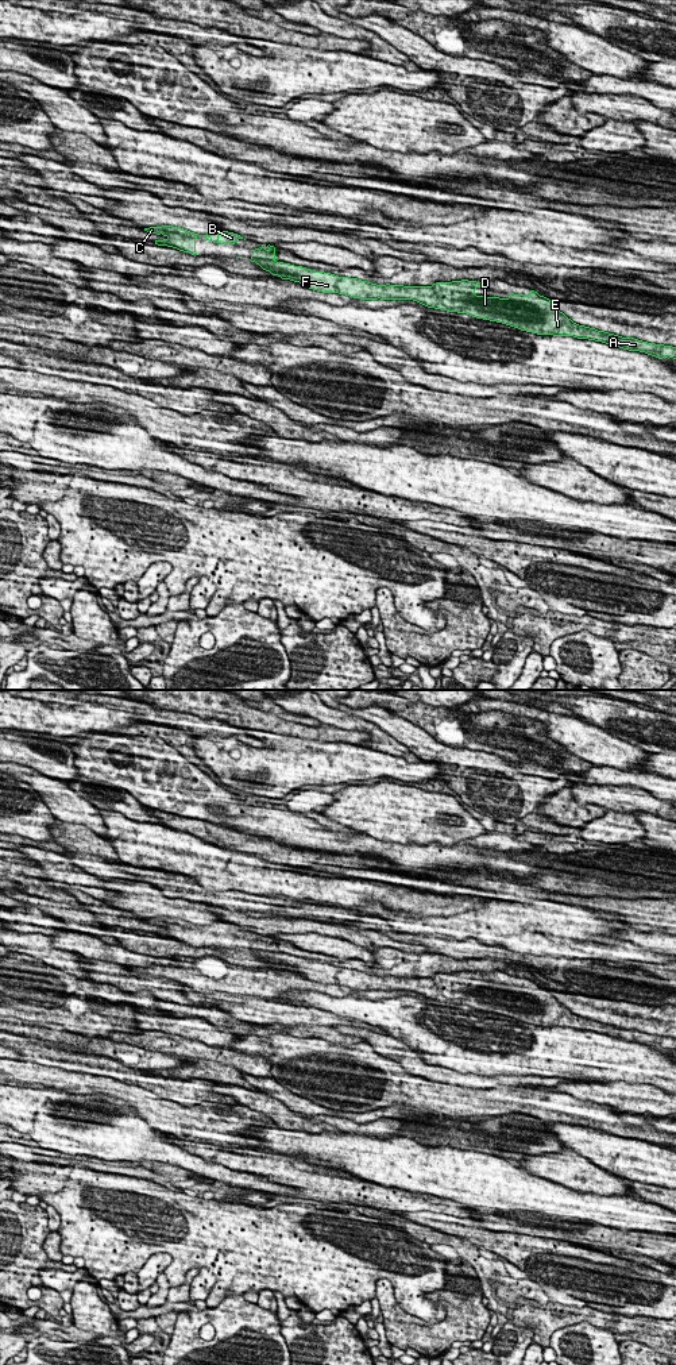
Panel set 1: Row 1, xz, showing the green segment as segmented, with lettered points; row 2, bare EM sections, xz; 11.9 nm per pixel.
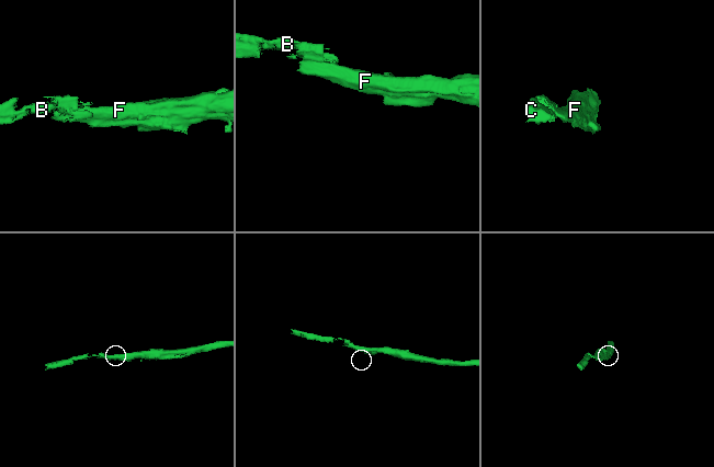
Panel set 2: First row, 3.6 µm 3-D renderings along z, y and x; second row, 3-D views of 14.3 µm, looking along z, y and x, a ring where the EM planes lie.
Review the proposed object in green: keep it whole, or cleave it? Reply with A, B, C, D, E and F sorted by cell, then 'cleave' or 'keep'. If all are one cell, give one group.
A D E F / B C | cleave

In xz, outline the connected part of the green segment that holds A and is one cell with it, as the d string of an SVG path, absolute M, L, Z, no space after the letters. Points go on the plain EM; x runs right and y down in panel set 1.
M250 952L273 967L300 973L305 979L322 984L339 984L360 991L413 991L428 999L467 1005L476 1010L502 1014L537 1026L573 1027L645 1044L658 1050L676 1050L676 1038L622 1029L579 1017L552 996L549 990L534 982L530 982L529 987L507 984L509 990L499 990L476 987L475 980L482 979L482 975L468 971L436 973L432 978L376 976L283 953Z

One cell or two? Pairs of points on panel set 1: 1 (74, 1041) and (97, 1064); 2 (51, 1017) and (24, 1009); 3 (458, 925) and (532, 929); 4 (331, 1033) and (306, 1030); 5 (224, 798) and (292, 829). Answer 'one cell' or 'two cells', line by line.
1: two cells
2: one cell
3: one cell
4: one cell
5: two cells

